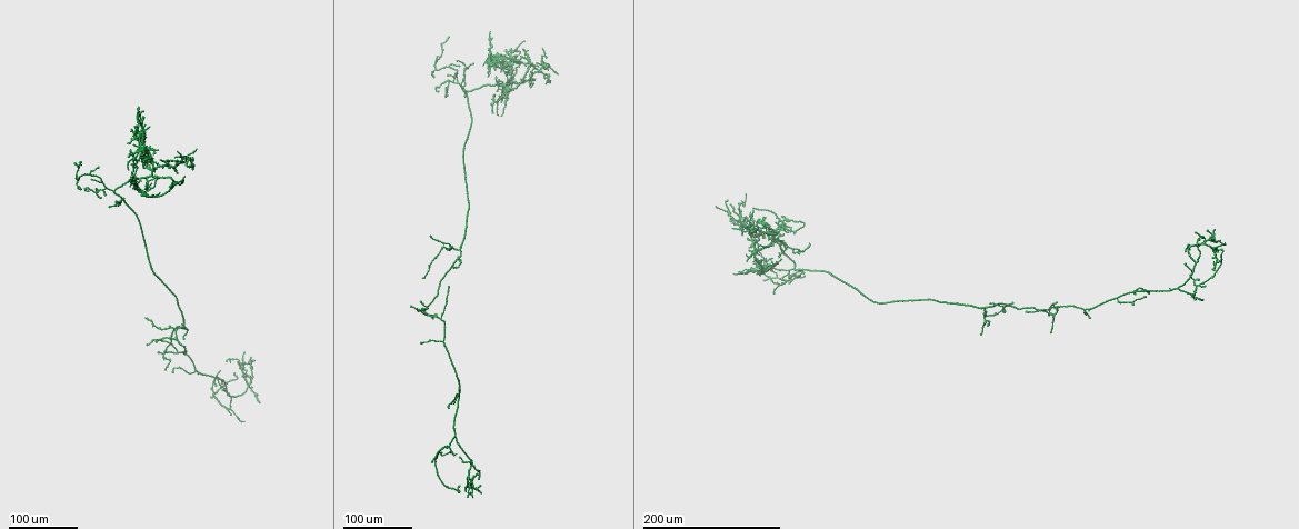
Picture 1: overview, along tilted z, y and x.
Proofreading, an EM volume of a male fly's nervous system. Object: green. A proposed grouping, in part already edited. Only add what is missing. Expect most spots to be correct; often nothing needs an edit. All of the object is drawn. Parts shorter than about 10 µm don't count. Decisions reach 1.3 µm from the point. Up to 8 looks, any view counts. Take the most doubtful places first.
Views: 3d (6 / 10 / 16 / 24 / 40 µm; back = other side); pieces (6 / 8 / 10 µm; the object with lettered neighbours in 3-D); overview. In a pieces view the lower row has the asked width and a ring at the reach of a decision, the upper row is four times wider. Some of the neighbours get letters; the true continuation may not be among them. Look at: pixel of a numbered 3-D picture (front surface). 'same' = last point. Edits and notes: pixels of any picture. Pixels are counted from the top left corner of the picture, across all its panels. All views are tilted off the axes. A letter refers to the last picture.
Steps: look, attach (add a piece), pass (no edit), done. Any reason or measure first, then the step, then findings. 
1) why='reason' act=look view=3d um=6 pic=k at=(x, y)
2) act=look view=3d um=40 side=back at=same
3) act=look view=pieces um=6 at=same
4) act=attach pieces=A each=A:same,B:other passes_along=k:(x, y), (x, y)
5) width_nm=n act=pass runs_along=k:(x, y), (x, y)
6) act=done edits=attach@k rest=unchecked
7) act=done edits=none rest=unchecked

why='long arm stops here' act=look view=3d um=24 pic=1 at=(134, 146)

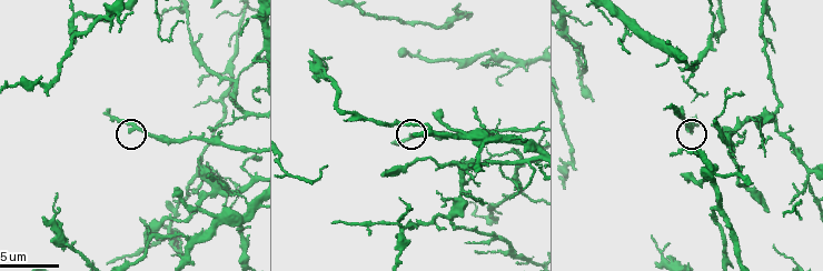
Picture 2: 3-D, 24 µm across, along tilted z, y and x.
act=look view=pieces um=6 pic=2 at=(108, 110)

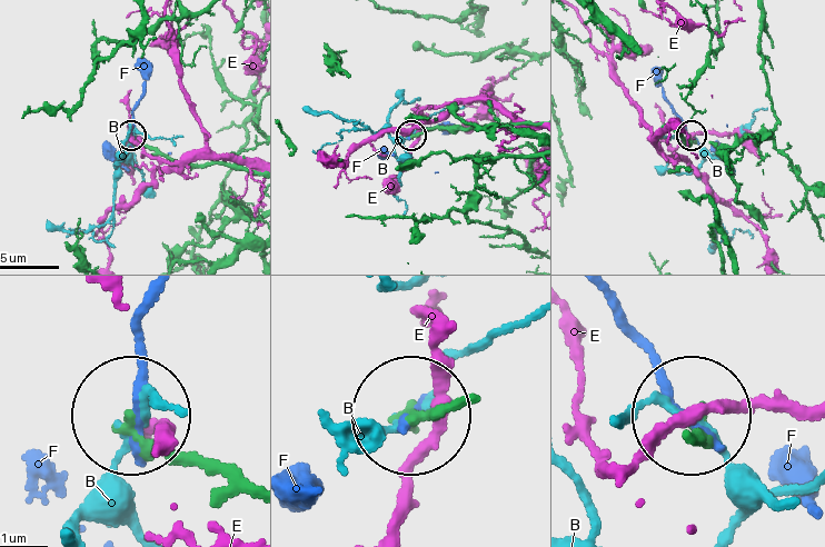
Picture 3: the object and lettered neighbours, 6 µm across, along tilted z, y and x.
act=pass each=B:other,E:other,F:other runs_along=3:(246, 495), (129, 421) found='none of them fits'

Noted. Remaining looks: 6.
why='end of a long branch' act=look view=3d um=24 pic=1 at=(143, 161)

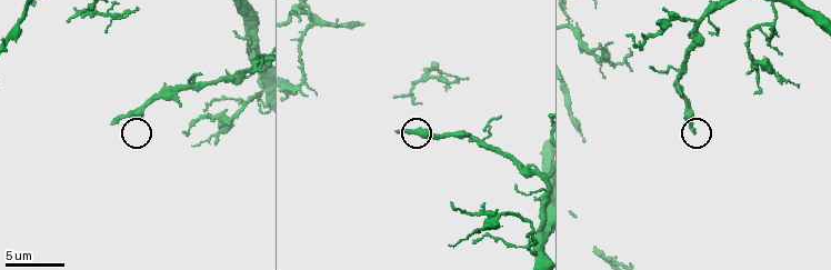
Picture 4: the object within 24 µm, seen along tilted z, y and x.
why='see the neighbours' act=look view=pieces um=10 pic=4 at=(399, 130)

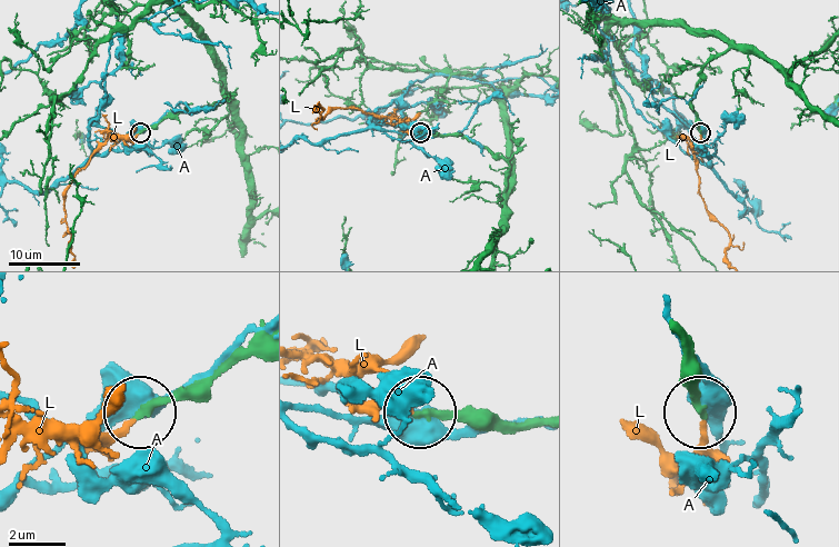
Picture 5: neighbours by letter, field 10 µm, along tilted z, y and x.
width_nm=260 act=pass each=A:other,L:other runs_along=5:(538, 425), (423, 411) found='none of them fits'

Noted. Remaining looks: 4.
why='free end' act=look view=3d um=24 pic=1 at=(133, 126)

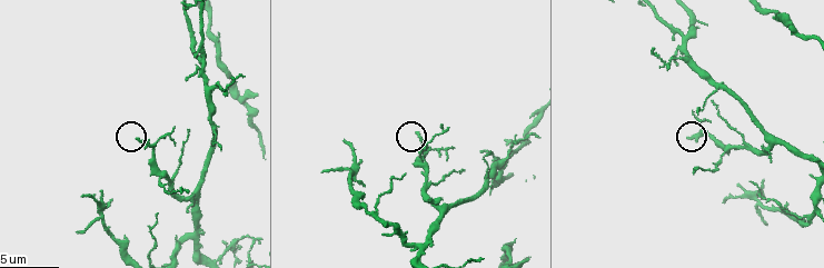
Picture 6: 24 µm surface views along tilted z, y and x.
act=look view=pieces um=8 pic=6 at=(688, 138)

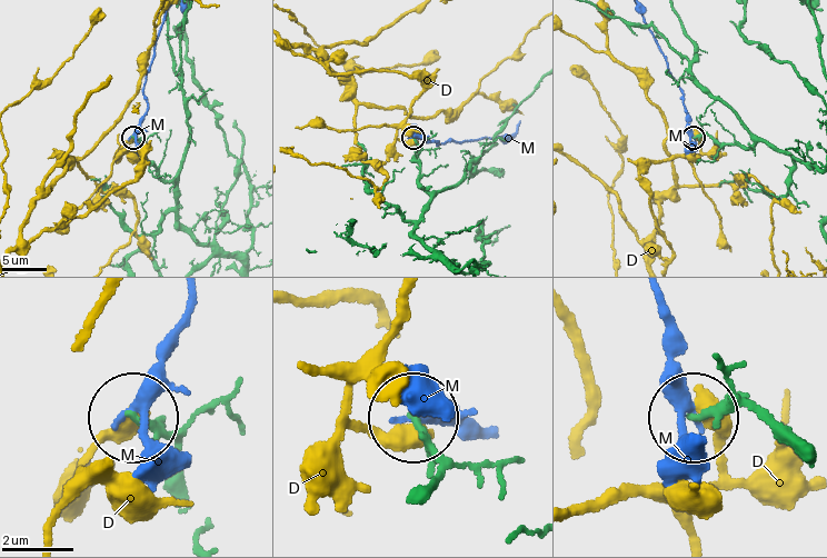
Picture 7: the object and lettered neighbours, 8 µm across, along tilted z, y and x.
act=pass each=D:other,M:other runs_along=7:(787, 441), (735, 407), (693, 421) found='none of them fits'

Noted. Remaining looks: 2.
why='long arm stops here' act=look view=3d um=24 pic=1 at=(778, 240)

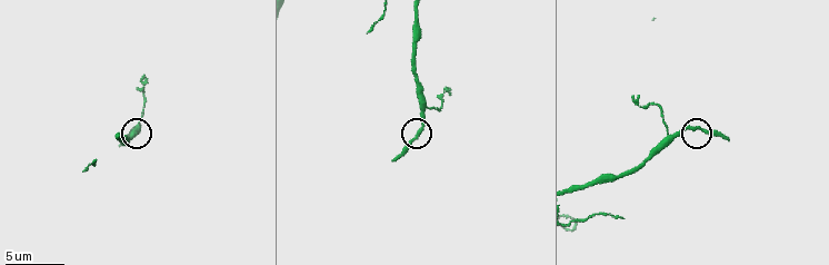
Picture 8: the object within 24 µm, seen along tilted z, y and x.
act=look view=pieces um=8 pic=8 at=(728, 139)

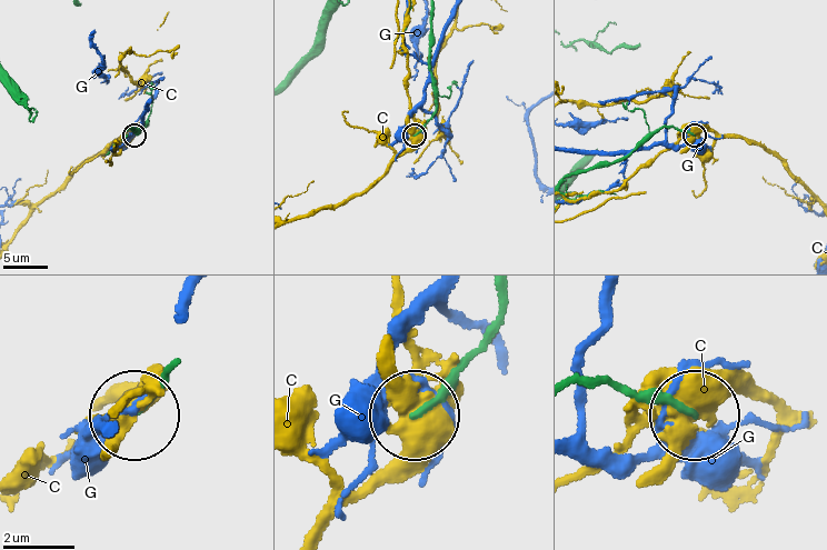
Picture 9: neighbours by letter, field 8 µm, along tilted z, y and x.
act=pass each=C:other,G:other runs_along=9:(574, 174), (620, 160), (661, 128), (693, 133) found='no lettered piece goes on from it'

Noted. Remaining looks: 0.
act=done edits=none rest=unchecked

